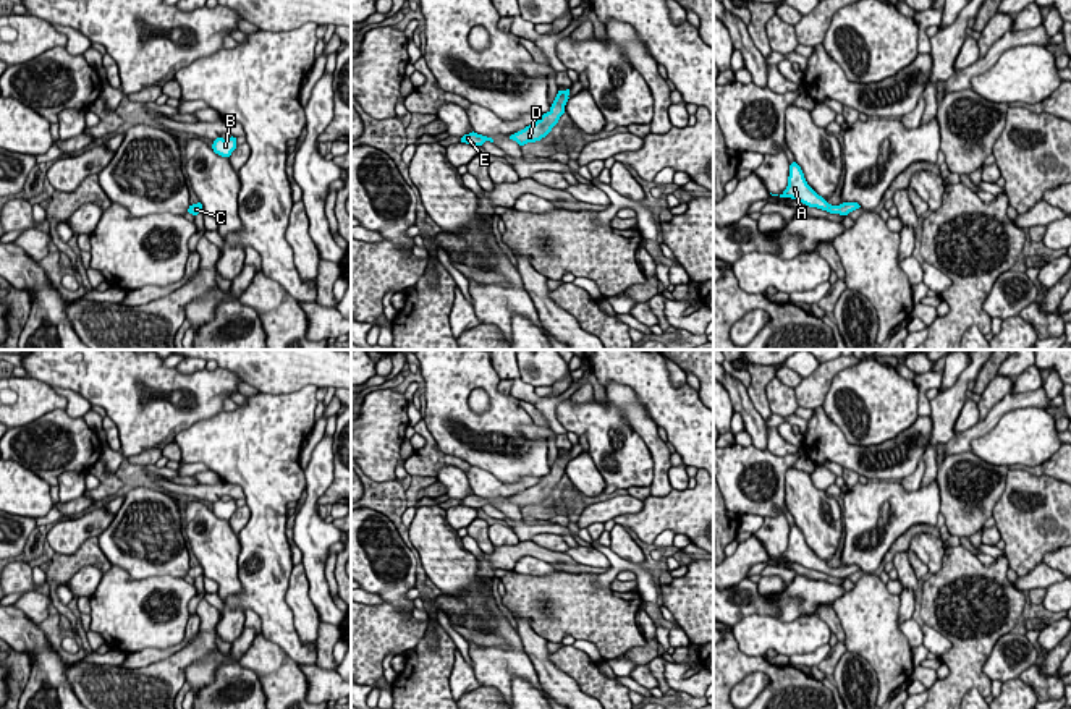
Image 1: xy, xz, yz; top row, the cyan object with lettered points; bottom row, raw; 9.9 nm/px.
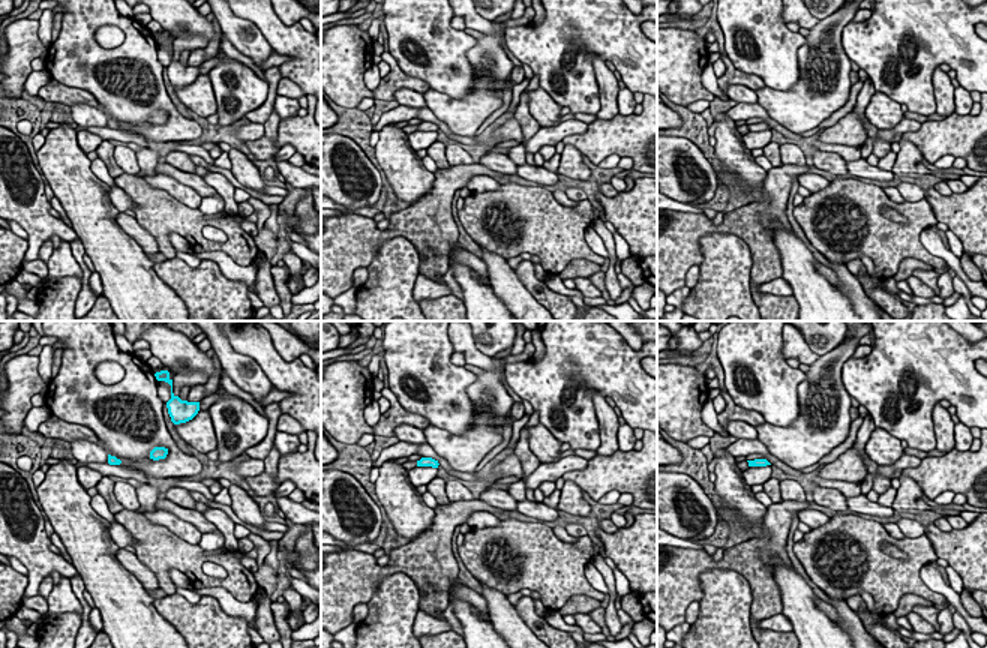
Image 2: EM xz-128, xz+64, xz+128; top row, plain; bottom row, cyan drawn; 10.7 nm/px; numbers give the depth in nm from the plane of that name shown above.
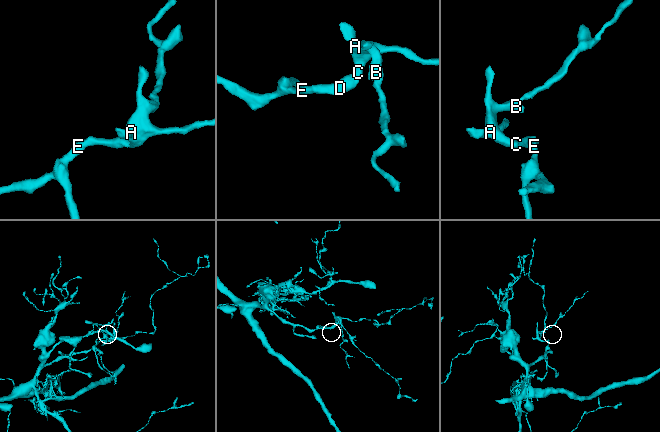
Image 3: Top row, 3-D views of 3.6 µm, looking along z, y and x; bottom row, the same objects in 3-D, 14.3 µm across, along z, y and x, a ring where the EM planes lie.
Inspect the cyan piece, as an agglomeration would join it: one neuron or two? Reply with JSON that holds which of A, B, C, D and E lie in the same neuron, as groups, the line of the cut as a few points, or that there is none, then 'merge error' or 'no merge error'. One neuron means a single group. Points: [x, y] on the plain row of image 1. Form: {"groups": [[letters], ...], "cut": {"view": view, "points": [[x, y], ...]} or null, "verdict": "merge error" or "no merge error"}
{"groups": [["A", "B", "C", "D", "E"]], "cut": null, "verdict": "no merge error"}

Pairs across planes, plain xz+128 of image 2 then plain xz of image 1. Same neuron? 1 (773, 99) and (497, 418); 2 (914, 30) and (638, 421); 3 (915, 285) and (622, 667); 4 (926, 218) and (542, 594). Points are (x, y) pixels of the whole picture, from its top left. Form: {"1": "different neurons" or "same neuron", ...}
{"1": "different neurons", "2": "different neurons", "3": "different neurons", "4": "same neuron"}

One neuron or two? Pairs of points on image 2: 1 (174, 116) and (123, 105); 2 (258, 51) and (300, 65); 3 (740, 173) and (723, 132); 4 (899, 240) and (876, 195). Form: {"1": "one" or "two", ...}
{"1": "one", "2": "two", "3": "one", "4": "one"}

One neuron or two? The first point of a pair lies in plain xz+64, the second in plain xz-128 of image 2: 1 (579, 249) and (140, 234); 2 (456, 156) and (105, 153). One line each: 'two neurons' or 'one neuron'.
1: two neurons
2: two neurons

